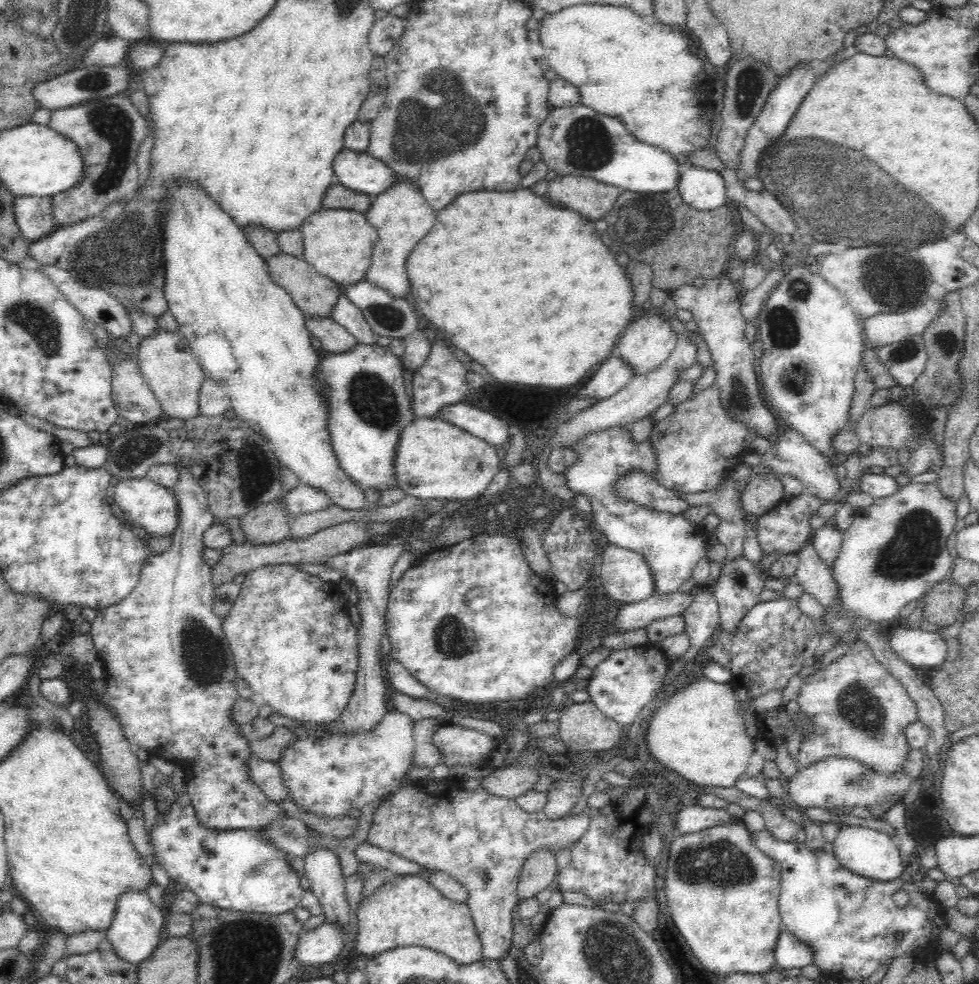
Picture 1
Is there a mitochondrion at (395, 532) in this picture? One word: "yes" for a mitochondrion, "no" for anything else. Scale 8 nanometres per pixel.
no

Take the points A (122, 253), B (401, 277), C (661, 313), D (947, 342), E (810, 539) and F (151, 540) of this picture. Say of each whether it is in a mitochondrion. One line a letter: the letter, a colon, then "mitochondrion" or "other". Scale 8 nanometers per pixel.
A: mitochondrion
B: other
C: other
D: mitochondrion
E: other
F: other

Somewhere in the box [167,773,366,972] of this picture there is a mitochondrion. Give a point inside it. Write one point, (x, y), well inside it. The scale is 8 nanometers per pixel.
(215, 932)

